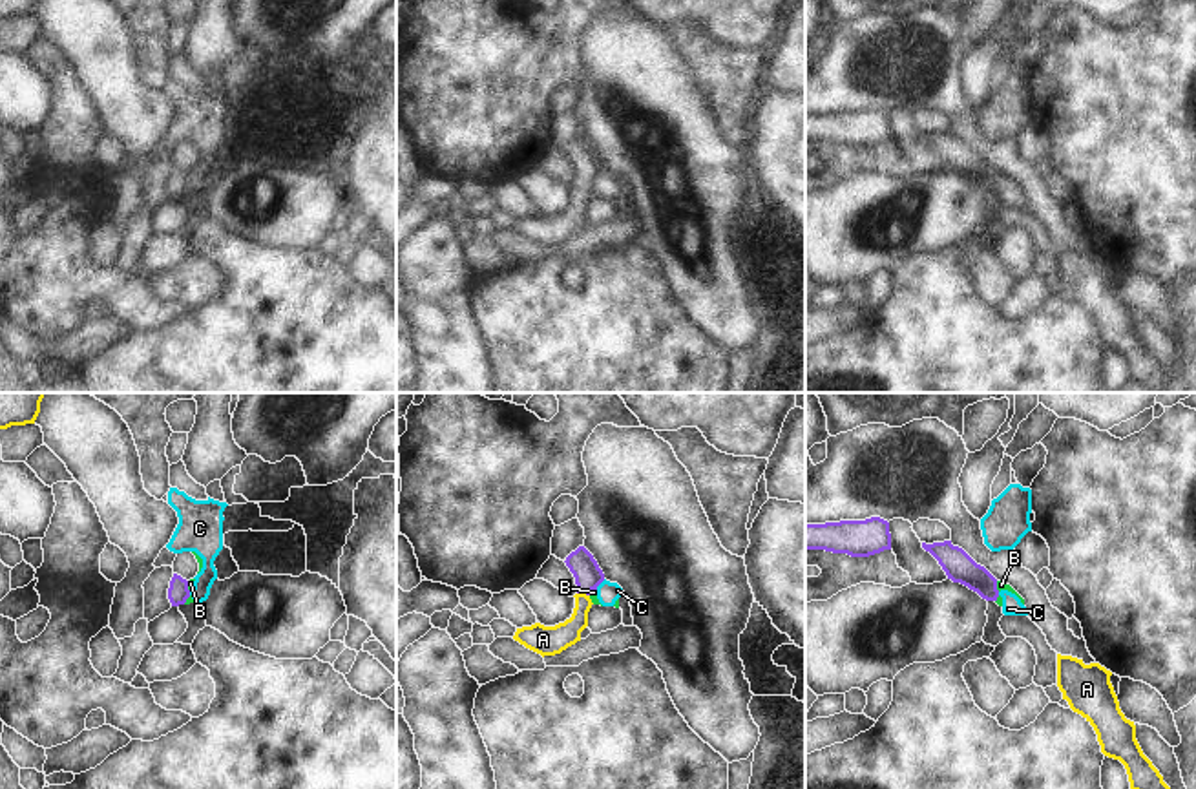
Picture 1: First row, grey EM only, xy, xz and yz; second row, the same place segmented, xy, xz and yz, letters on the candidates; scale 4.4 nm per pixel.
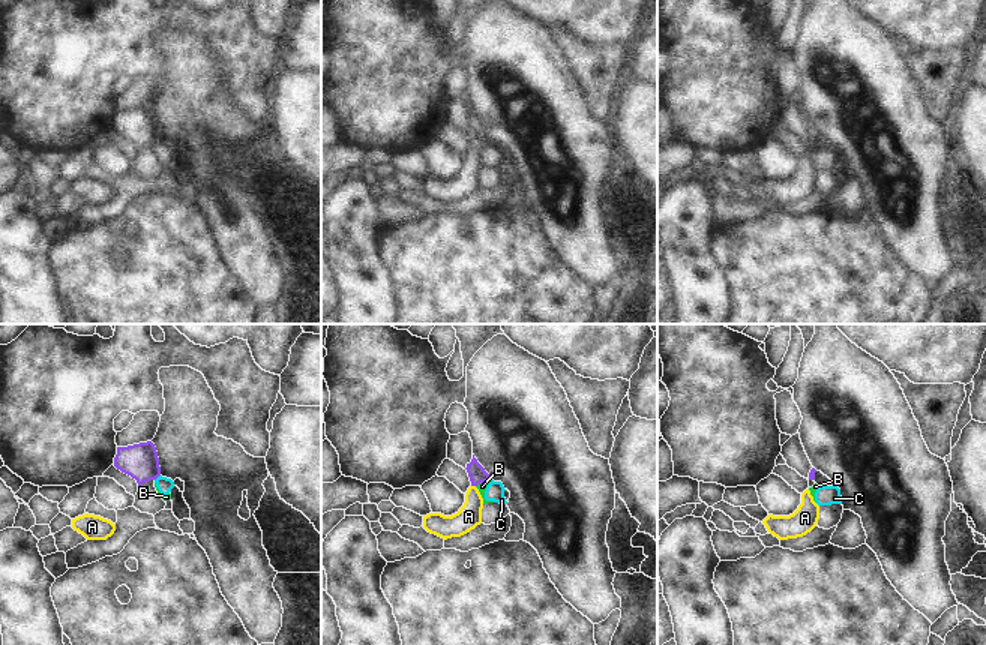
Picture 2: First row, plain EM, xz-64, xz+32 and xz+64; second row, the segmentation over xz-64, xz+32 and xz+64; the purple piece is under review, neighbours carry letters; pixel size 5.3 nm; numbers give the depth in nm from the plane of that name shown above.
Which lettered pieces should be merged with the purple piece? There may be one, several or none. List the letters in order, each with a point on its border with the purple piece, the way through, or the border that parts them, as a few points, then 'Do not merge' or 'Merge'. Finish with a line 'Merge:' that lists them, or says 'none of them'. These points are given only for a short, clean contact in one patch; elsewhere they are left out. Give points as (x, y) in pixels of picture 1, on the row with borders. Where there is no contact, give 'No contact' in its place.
A: Touches purple at xz (583, 592). Path across: xz (588, 576), (583, 592), (579, 618), (552, 640). Merge
B: Touches purple at yz (996, 587). Boundary: yz (996, 581), (999, 590). Do not merge
C: Touches purple at xz (599, 583). Boundary: xz (605, 579), (596, 589). Do not merge
Merge: A.

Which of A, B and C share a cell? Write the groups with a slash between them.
A / B C

